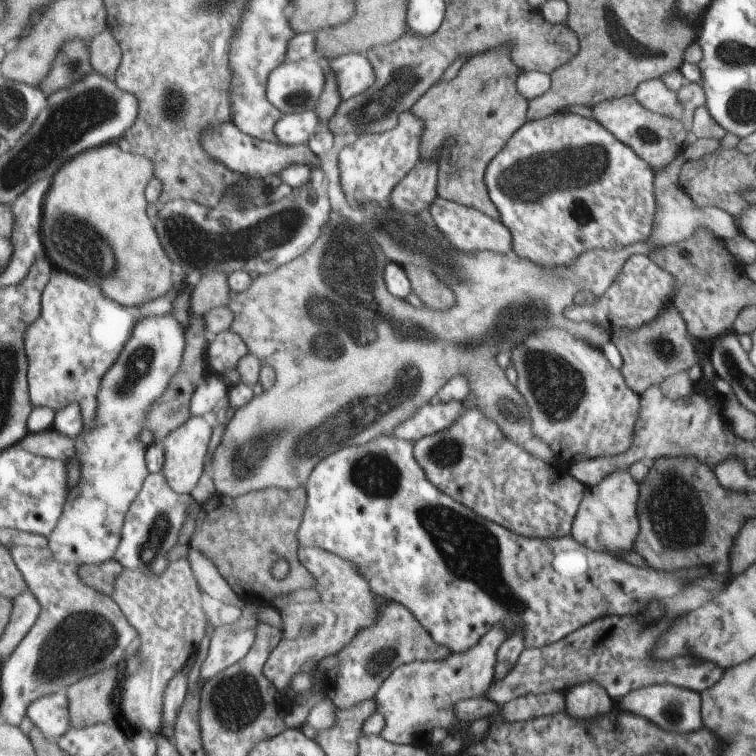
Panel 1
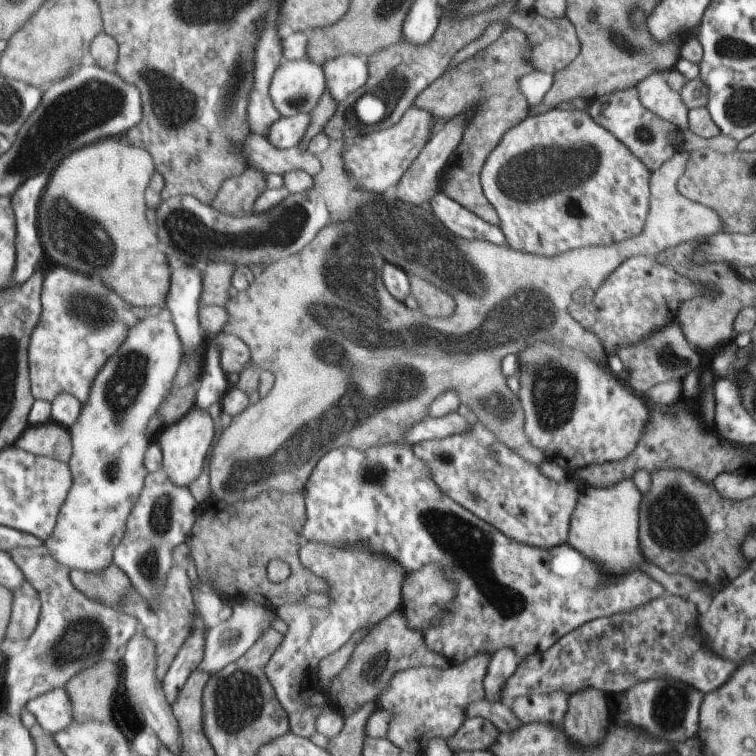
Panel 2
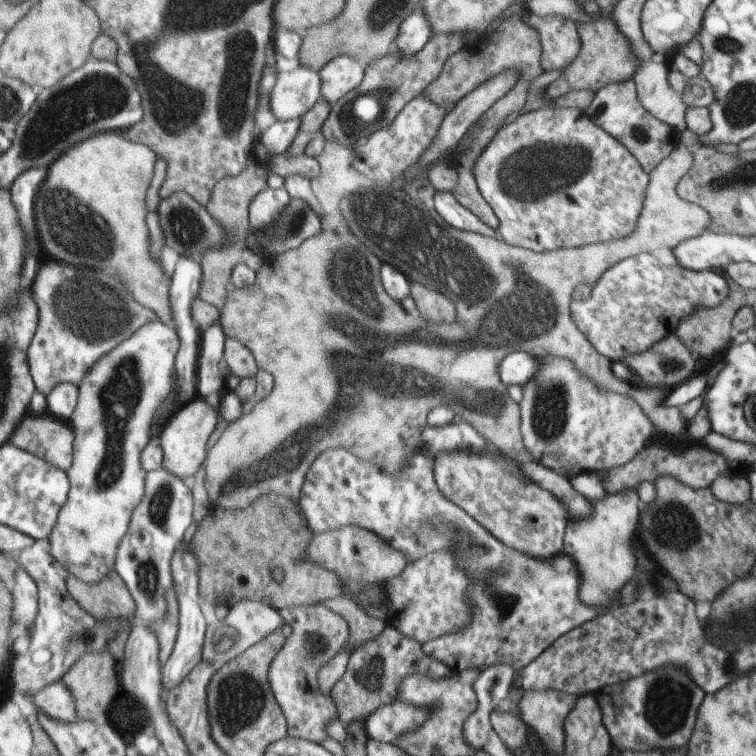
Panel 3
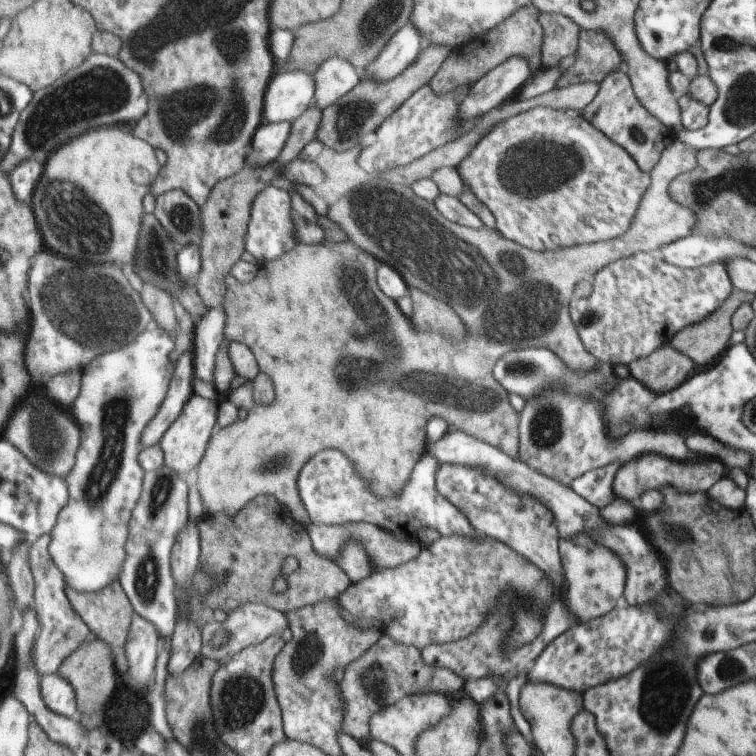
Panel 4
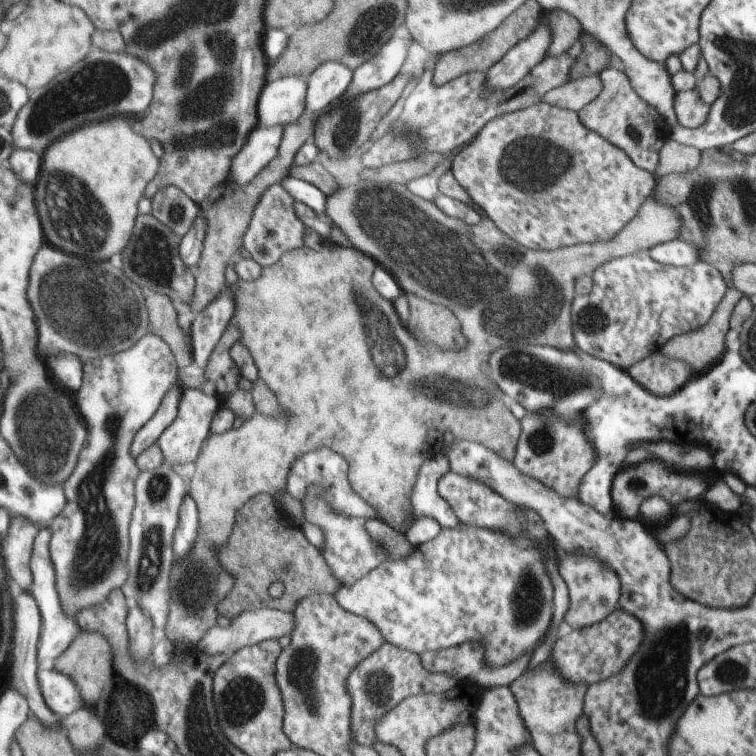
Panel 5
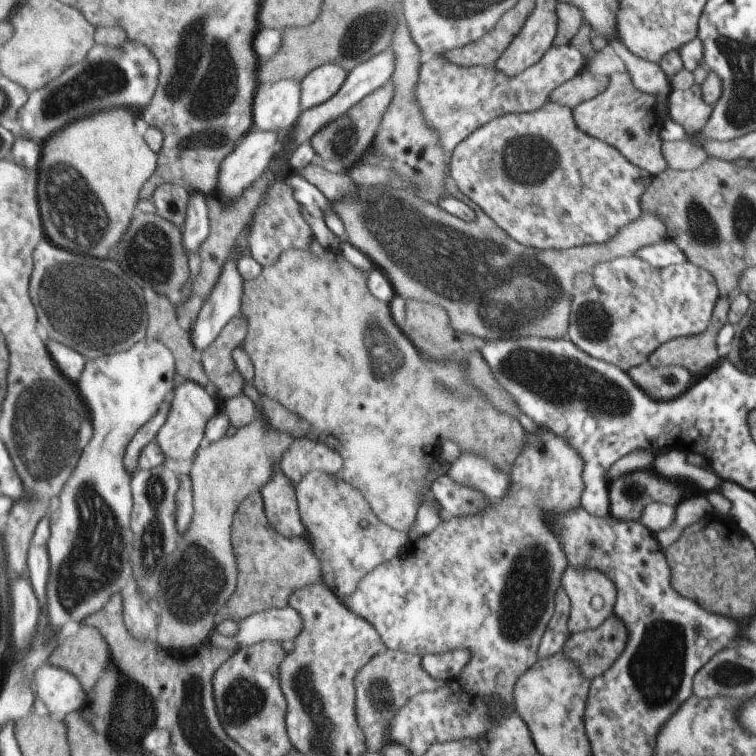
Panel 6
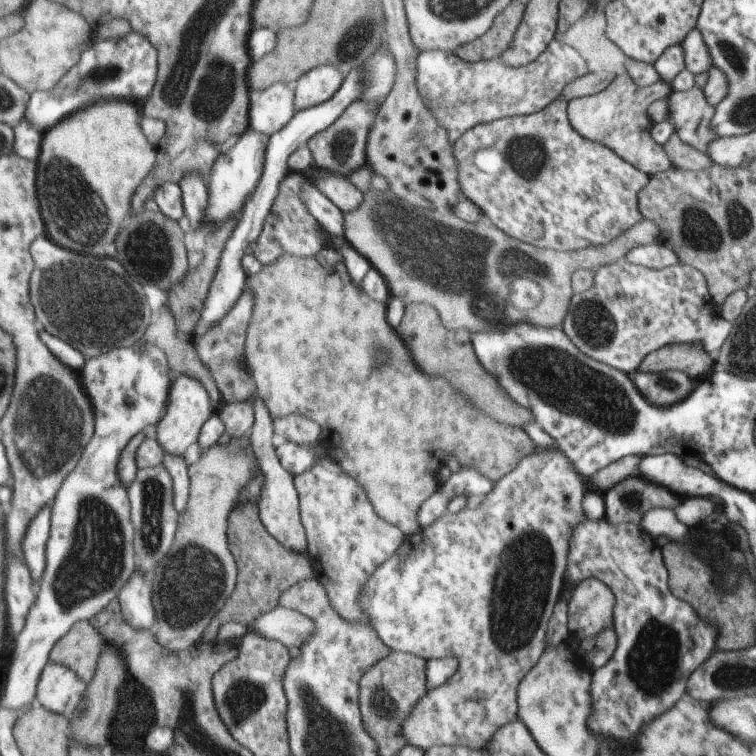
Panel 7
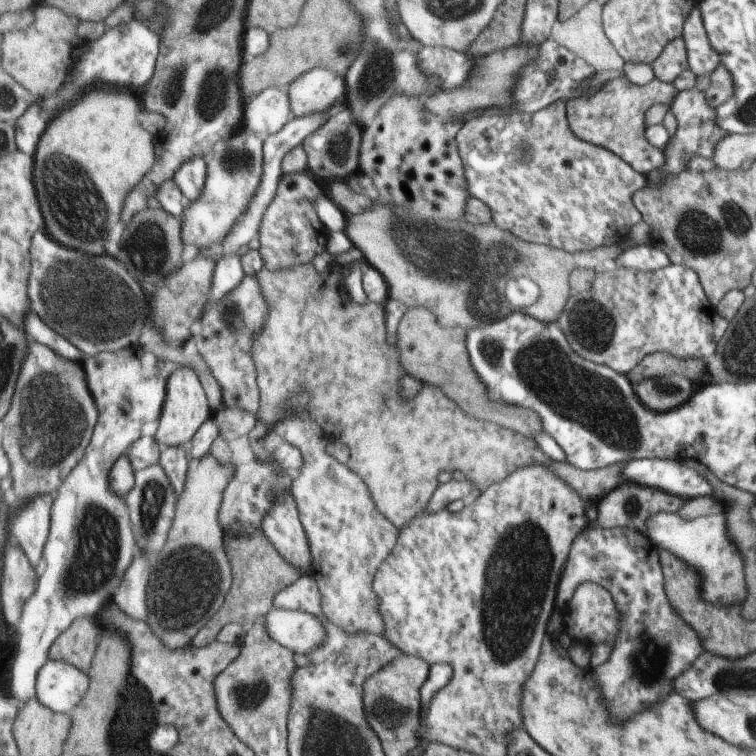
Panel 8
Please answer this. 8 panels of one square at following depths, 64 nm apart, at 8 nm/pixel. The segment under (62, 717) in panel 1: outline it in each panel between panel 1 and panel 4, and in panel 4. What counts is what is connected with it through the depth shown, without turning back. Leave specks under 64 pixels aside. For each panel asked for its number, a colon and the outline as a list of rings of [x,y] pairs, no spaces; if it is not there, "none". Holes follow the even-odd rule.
2: [[[57,688],[33,700],[27,710],[35,716],[37,724],[41,724],[51,736],[67,730],[75,722],[75,708],[69,692],[65,688]]]
3: [[[63,680],[51,684],[41,694],[37,694],[29,708],[39,714],[45,714],[51,720],[57,720],[61,724],[73,724],[75,720],[79,720],[75,694]]]
4: [[[59,674],[53,676],[45,676],[45,680],[41,682],[43,688],[43,700],[45,704],[59,716],[65,716],[69,720],[79,716],[79,700],[77,700],[77,692],[75,686],[65,680]]]

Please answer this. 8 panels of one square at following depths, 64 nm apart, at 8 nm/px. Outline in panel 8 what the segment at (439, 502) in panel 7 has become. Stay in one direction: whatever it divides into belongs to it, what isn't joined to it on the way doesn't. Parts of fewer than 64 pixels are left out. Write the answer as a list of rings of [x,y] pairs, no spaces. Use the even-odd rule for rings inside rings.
[[[451,478],[447,484],[439,486],[433,492],[433,496],[429,498],[429,502],[421,514],[437,514],[437,512],[445,510],[453,500],[465,500],[467,502],[467,496],[471,496],[471,492],[475,492],[475,490],[481,492],[477,488],[477,484],[473,484],[471,480],[467,480],[467,478],[465,480],[453,480]]]

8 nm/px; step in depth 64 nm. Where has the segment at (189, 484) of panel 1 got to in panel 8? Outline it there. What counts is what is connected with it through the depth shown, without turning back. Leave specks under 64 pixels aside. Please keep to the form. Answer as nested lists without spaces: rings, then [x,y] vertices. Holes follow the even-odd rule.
[[[179,368],[171,378],[169,378],[169,394],[167,394],[167,404],[163,408],[161,422],[157,426],[155,438],[159,440],[161,448],[187,448],[195,440],[195,432],[207,422],[209,418],[209,402],[205,400],[205,390],[191,368]]]

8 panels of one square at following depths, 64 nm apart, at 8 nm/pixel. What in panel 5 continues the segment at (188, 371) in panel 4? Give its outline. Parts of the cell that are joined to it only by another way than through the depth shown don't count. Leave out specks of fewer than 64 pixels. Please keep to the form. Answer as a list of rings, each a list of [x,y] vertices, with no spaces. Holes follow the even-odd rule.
[[[181,380],[177,382],[177,386],[165,396],[163,406],[159,408],[159,412],[155,414],[155,418],[139,432],[139,436],[135,438],[133,444],[133,454],[139,458],[145,450],[149,450],[151,446],[155,446],[159,442],[159,438],[163,436],[163,432],[167,432],[171,428],[171,424],[179,418],[179,410],[181,410],[181,402],[185,396],[185,386],[181,384]]]

